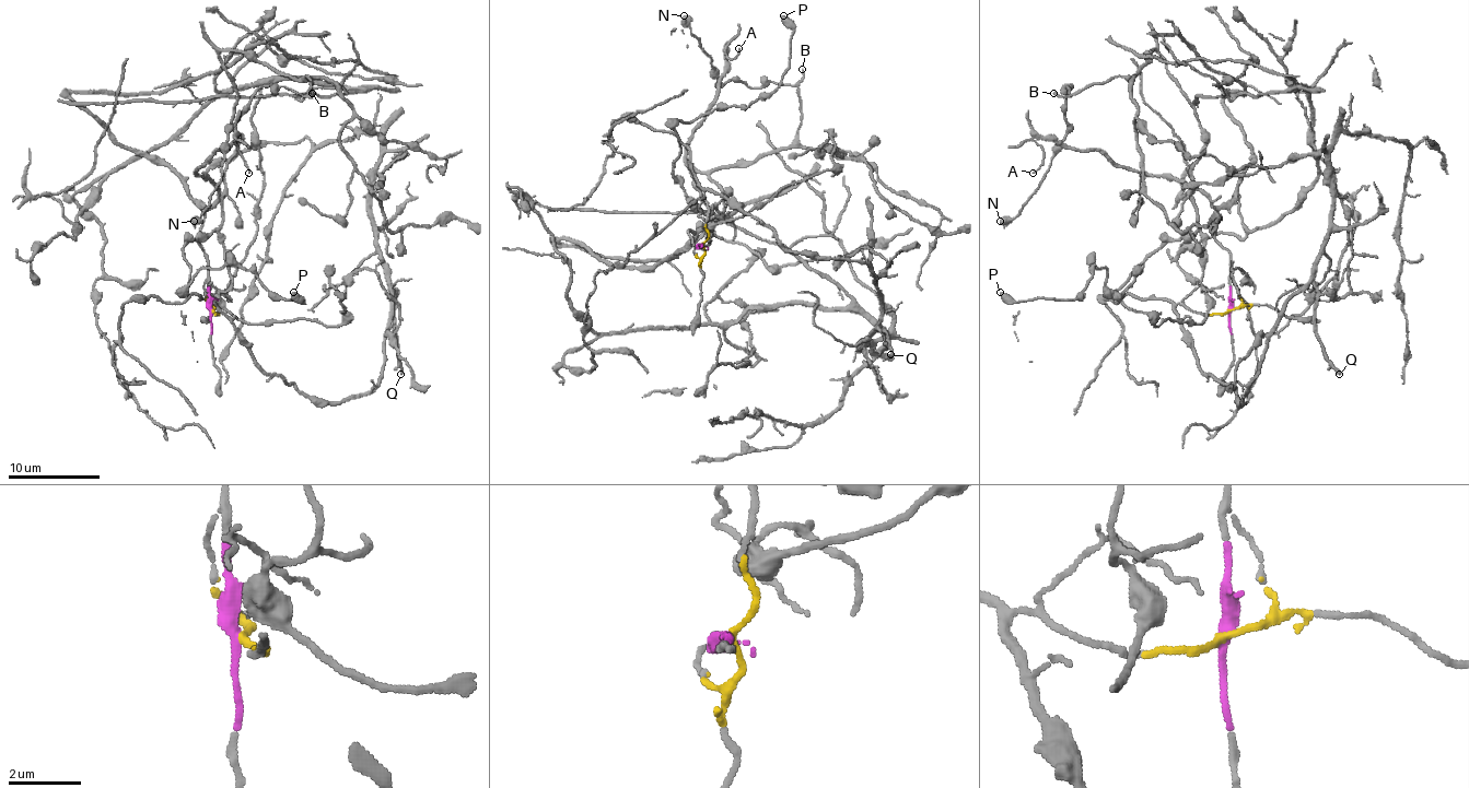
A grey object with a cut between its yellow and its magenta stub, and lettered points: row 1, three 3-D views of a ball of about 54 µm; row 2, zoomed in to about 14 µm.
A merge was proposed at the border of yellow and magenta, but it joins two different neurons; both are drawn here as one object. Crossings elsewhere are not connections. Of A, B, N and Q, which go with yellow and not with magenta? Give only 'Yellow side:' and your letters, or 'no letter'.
Yellow side: Q

